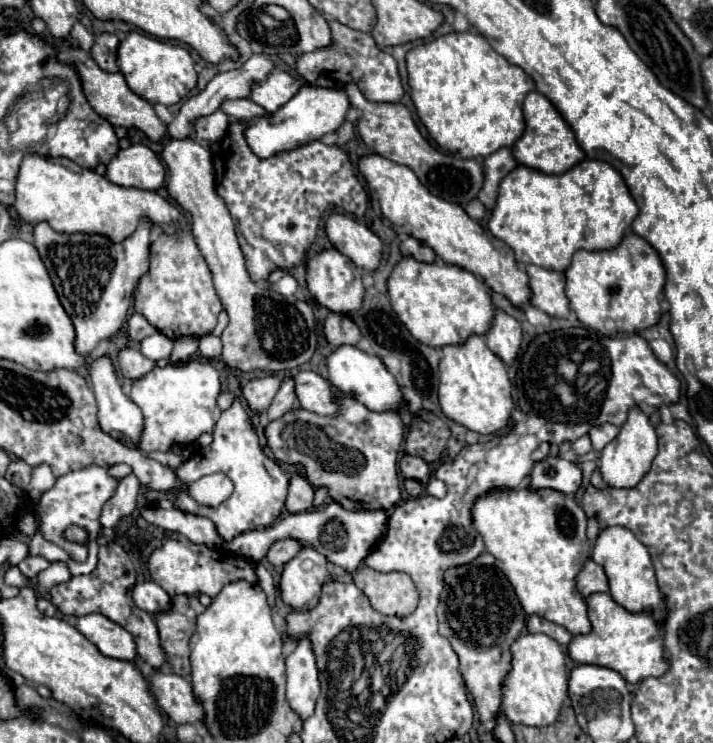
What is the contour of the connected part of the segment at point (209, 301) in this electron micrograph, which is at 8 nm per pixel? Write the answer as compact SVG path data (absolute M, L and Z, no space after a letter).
M178 227L174 234L160 234L150 246L150 268L134 292L134 310L142 314L170 340L182 336L202 338L216 326L222 302L212 284L212 272L204 262L191 231Z

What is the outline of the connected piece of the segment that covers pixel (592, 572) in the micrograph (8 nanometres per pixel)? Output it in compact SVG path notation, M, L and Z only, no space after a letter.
M588 560L578 574L578 590L584 598L596 594L596 592L608 592L608 578L602 566Z

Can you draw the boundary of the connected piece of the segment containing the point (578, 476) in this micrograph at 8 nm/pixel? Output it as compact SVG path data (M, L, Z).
M548 456L546 460L540 460L532 466L530 470L530 490L542 490L542 488L552 488L562 494L576 494L582 482L582 470L578 464L558 458L558 456Z

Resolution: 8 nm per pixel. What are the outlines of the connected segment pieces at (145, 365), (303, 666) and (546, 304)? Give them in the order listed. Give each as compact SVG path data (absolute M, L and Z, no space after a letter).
M122 348L118 352L118 368L124 378L136 380L136 378L144 376L146 372L150 372L154 366L156 364L152 360L146 360L140 354L140 350L136 350L136 348Z
M308 636L300 638L296 650L286 658L286 676L286 698L290 706L306 720L306 716L314 712L314 704L320 696L316 656Z
M528 264L524 268L530 276L530 288L532 288L532 304L552 318L568 318L570 304L564 292L566 276L564 272L544 270L540 266Z

